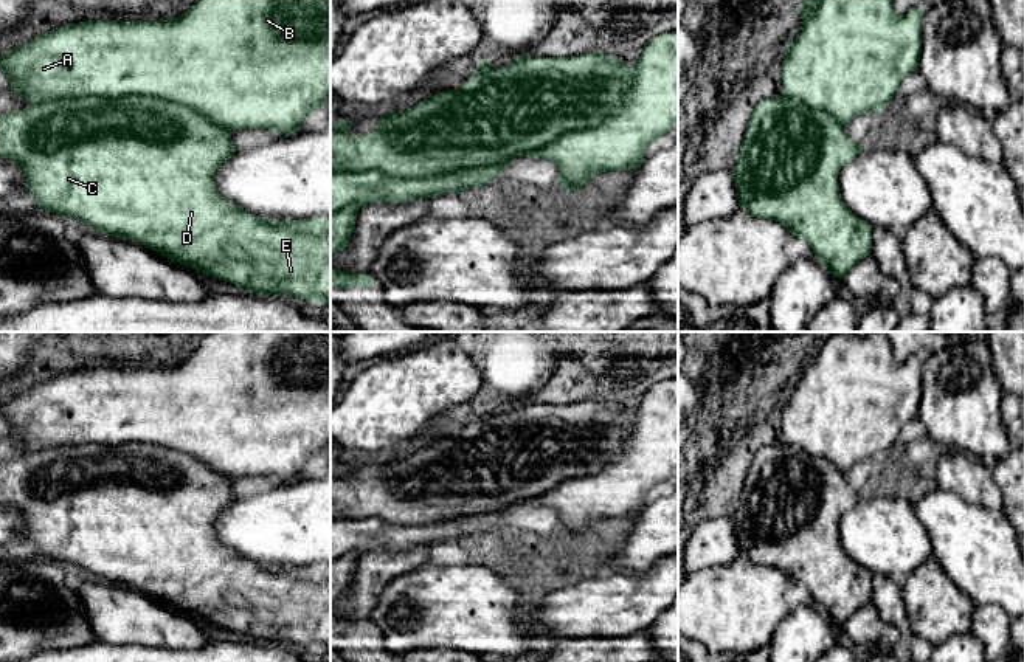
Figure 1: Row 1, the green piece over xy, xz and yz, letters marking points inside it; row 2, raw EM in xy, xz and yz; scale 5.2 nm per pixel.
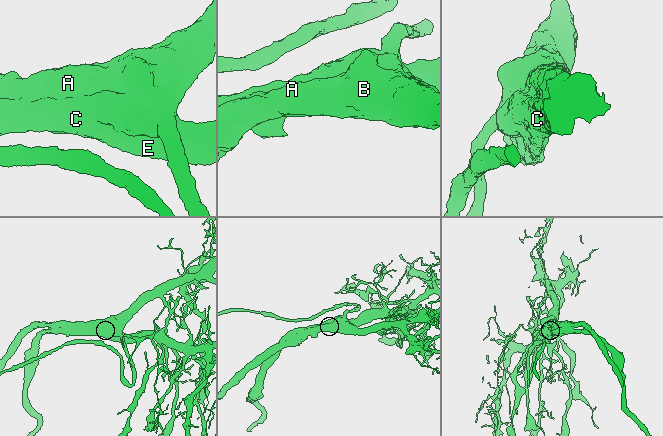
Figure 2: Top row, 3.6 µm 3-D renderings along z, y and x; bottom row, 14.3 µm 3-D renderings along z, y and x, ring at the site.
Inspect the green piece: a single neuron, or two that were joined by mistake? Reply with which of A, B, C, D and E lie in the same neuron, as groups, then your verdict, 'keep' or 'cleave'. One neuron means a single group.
groups A B / C D E; cleave

